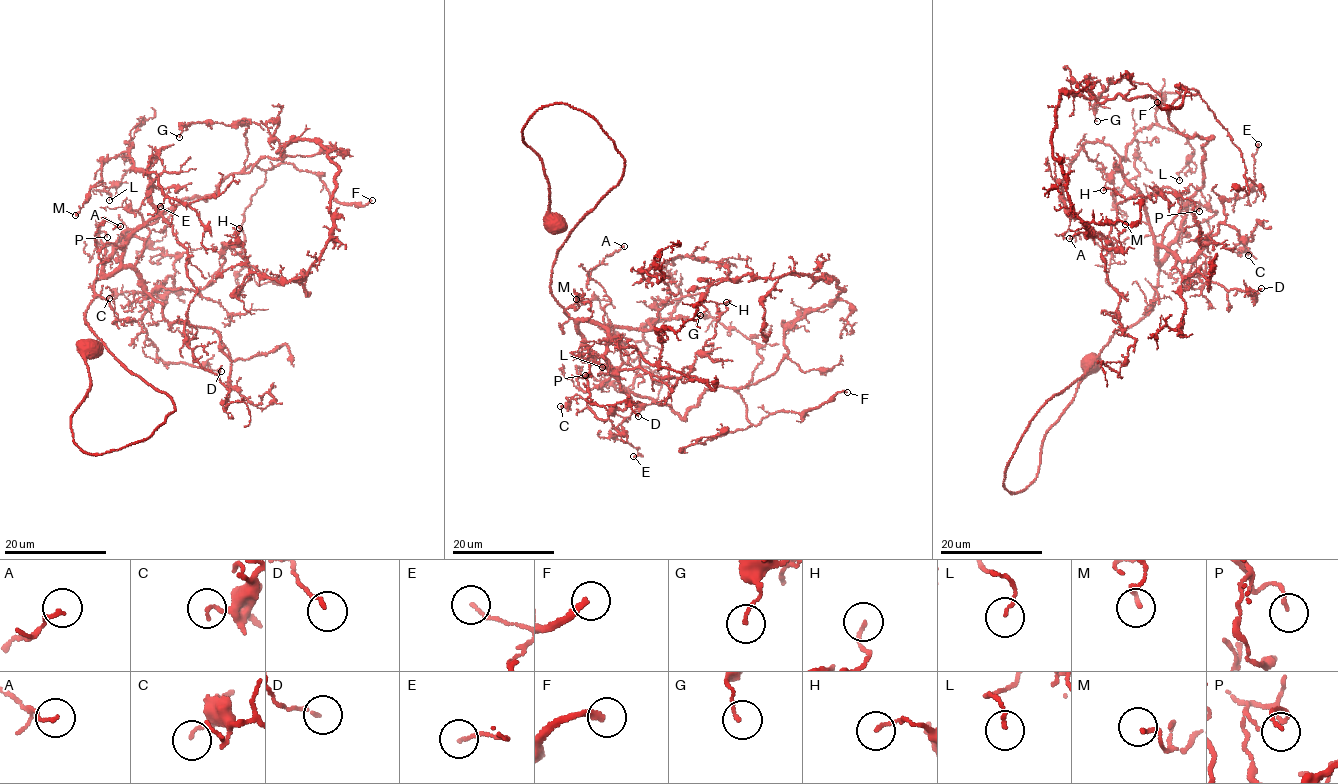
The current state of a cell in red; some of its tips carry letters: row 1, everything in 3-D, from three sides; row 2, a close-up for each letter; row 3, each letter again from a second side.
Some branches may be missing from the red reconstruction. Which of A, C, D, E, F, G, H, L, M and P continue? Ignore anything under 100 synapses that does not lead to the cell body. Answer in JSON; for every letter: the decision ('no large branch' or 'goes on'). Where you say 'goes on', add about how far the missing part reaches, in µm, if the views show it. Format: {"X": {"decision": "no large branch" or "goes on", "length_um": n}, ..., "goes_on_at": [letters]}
{"A": {"decision": "no large branch"}, "C": {"decision": "no large branch"}, "D": {"decision": "no large branch"}, "E": {"decision": "no large branch"}, "F": {"decision": "goes on", "length_um": 45}, "G": {"decision": "no large branch"}, "H": {"decision": "no large branch"}, "L": {"decision": "no large branch"}, "M": {"decision": "no large branch"}, "P": {"decision": "no large branch"}, "goes_on_at": ["F"]}

